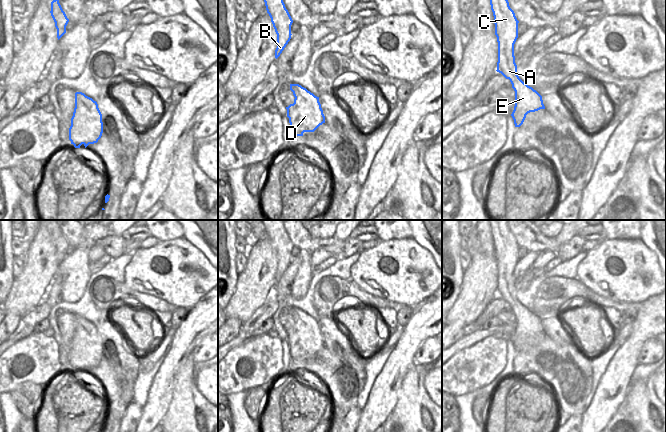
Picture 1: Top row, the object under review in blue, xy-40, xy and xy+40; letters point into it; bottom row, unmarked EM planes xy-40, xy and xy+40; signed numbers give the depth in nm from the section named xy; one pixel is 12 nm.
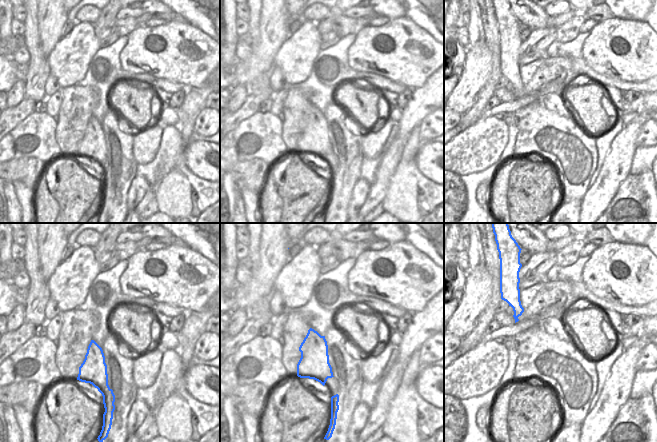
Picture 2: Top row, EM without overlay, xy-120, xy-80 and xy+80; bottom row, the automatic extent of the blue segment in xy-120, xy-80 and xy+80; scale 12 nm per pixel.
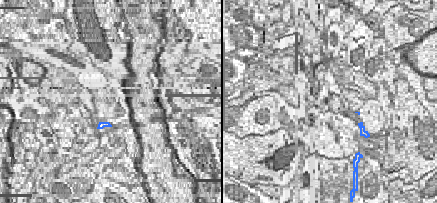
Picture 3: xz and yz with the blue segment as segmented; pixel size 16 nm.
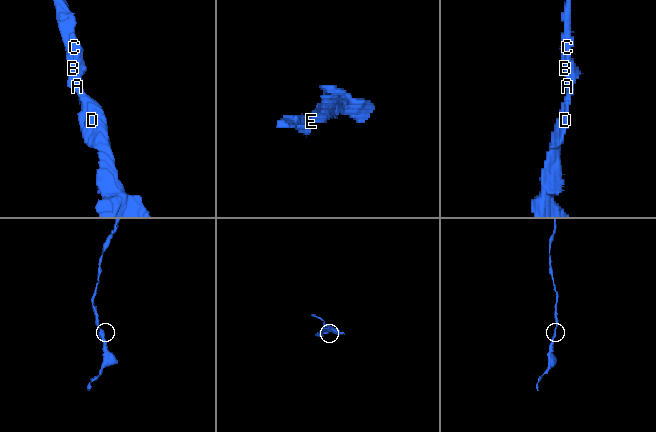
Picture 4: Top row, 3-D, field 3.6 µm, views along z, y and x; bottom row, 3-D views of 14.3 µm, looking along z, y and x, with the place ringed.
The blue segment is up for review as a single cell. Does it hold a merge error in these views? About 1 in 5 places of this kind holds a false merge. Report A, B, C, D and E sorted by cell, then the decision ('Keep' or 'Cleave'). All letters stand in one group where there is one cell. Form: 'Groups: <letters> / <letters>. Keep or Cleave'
Groups: A B C D E. Keep

